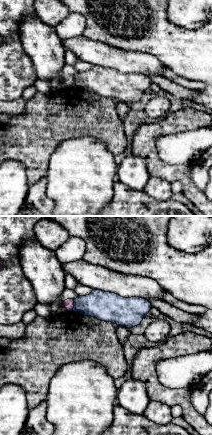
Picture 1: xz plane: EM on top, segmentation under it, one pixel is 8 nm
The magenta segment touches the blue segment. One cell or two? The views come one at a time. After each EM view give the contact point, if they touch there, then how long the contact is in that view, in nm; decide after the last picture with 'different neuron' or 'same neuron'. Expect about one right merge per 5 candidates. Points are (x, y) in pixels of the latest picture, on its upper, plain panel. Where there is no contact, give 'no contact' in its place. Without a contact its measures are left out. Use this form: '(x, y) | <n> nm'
(73, 81) | 90 nm

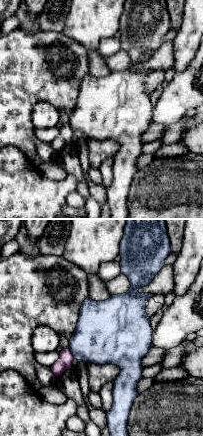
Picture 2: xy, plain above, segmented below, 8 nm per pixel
(71, 129) | 100 nm

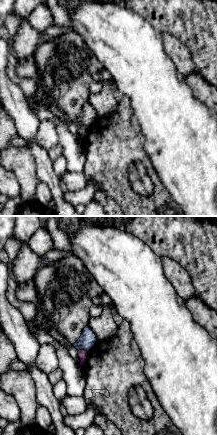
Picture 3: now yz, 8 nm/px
(83, 126) | 80 nm

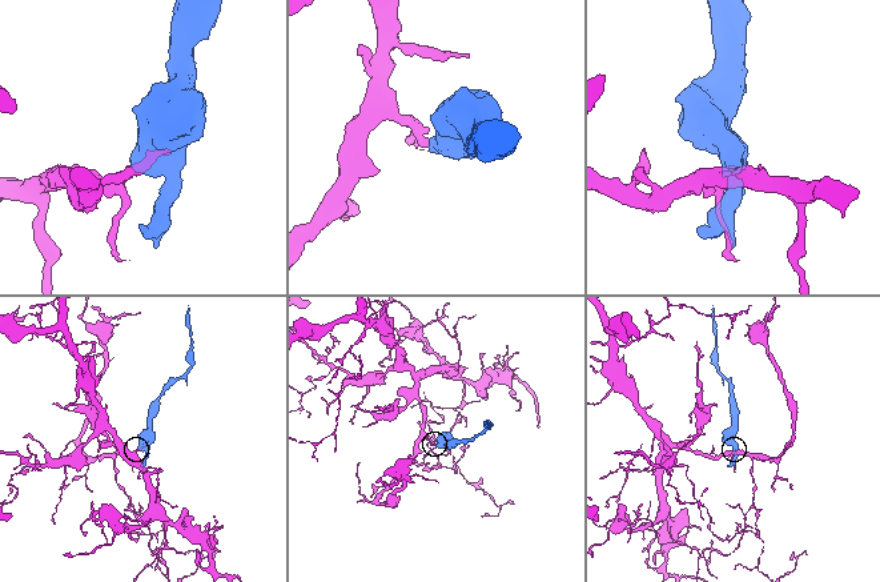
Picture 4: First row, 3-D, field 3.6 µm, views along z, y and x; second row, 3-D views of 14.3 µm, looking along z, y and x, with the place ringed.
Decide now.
different neuron

